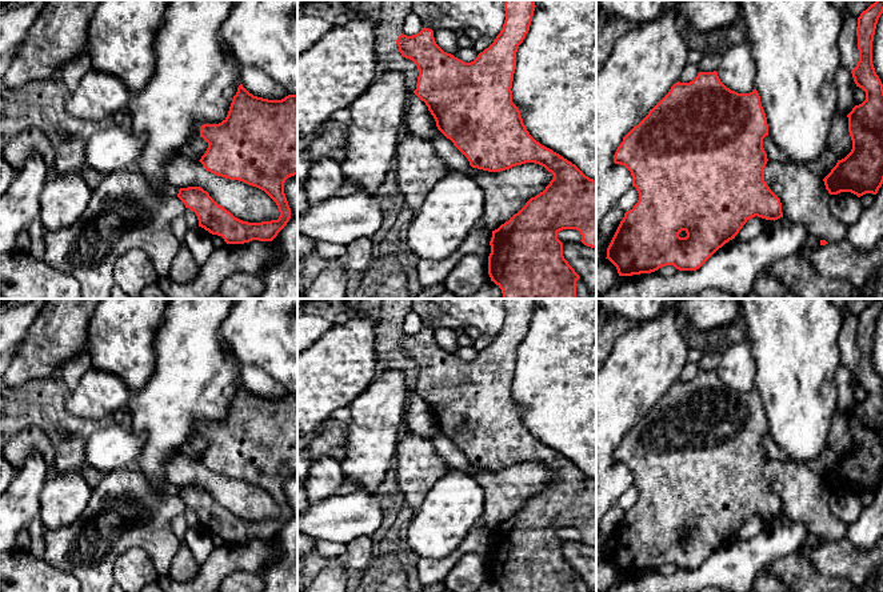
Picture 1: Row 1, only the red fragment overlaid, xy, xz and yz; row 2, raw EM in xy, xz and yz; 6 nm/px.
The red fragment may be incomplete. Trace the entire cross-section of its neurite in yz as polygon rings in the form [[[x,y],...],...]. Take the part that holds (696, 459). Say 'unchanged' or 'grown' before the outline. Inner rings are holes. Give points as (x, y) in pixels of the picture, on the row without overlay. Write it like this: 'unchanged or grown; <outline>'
unchanged; [[[699,371],[690,381],[675,381],[670,391],[635,424],[614,453],[632,475],[639,499],[624,512],[608,547],[607,556],[619,575],[651,572],[666,564],[679,569],[699,568],[719,547],[735,537],[743,524],[758,515],[766,519],[783,516],[780,497],[764,480],[768,460],[763,437],[768,423],[756,388],[738,392],[727,387],[718,371]]]

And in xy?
unchanged; [[[240,383],[227,416],[219,423],[201,424],[200,436],[208,441],[205,452],[199,459],[207,469],[264,489],[276,501],[280,515],[271,520],[243,520],[219,504],[200,485],[180,487],[177,496],[185,507],[196,512],[199,525],[221,535],[227,543],[244,543],[252,539],[272,540],[291,517],[284,481],[288,476],[297,473],[297,393],[268,399],[253,395]]]

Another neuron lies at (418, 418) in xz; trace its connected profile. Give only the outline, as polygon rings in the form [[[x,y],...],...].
[[[408,391],[407,395],[404,423],[411,431],[425,439],[431,439],[437,428],[428,405],[413,391]]]

